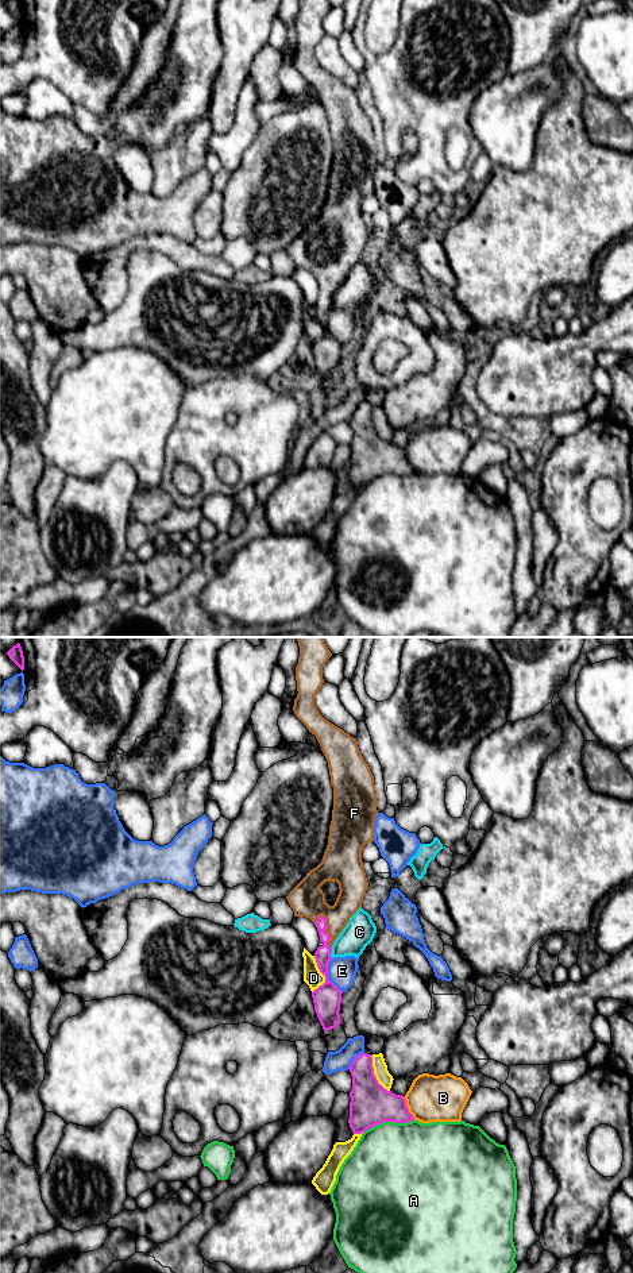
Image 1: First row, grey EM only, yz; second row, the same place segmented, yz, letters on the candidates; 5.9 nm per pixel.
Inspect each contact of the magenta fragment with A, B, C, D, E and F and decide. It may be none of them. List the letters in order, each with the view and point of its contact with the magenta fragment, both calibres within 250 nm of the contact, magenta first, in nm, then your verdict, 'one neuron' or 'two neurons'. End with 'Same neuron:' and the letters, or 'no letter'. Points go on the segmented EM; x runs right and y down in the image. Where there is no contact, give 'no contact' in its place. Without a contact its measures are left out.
A: meets magenta in yz at (388, 1121); 240 nm thick on the magenta side, 480 nm on the other; two neurons
B: meets magenta in yz at (408, 1108); 240 nm thick on the magenta side, 280 nm on the other; two neurons
C: meets magenta in yz at (331, 952); 140 nm thick on the magenta side, 180 nm on the other; two neurons
D: meets magenta in yz at (323, 973); 170 nm thick on the magenta side, 110 nm on the other; two neurons
E: meets magenta in yz at (327, 976); 170 nm thick on the magenta side, 170 nm on the other; two neurons
F: meets magenta in yz at (324, 932); 100 nm thick on the magenta side, 200 nm on the other; one neuron
Same neuron: F

